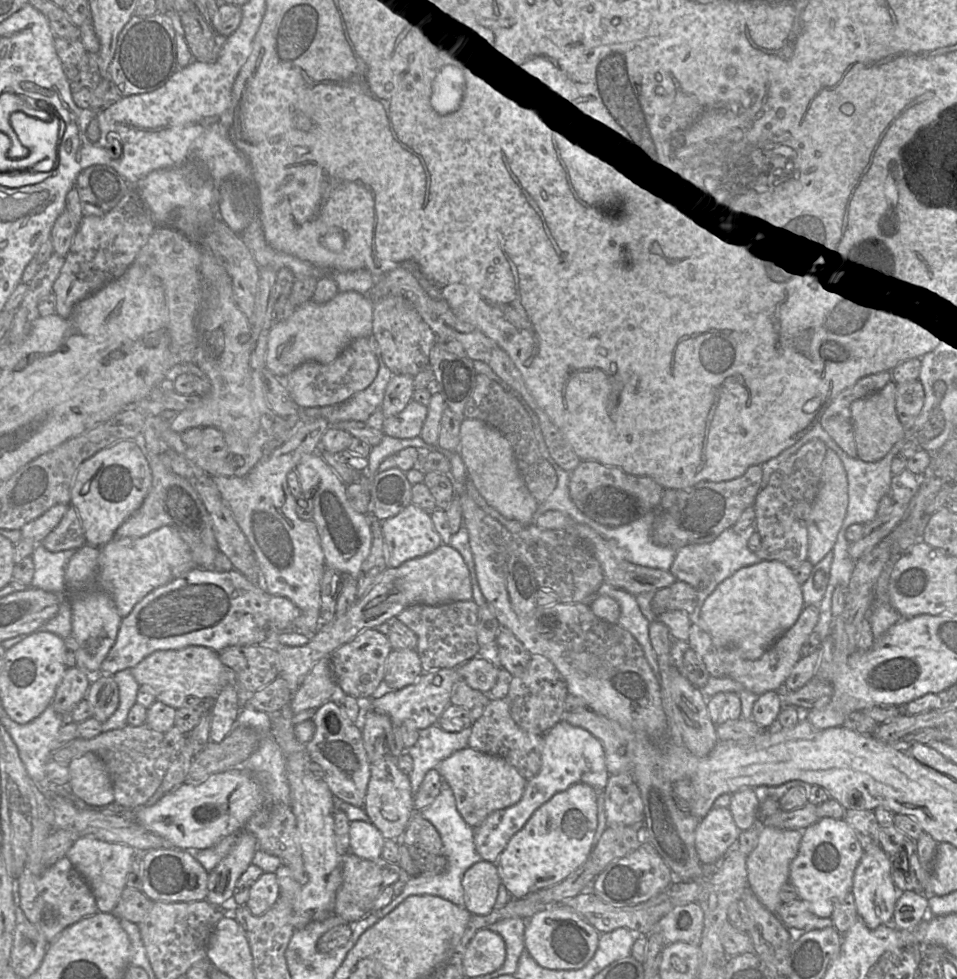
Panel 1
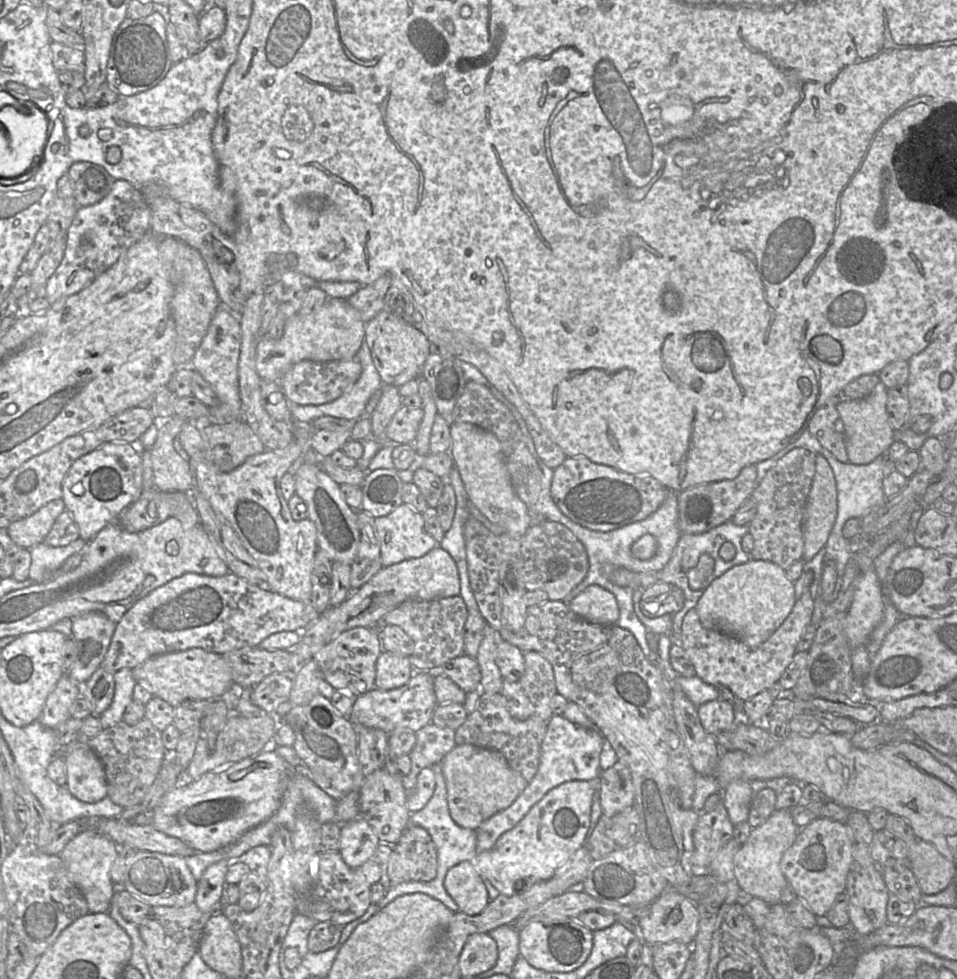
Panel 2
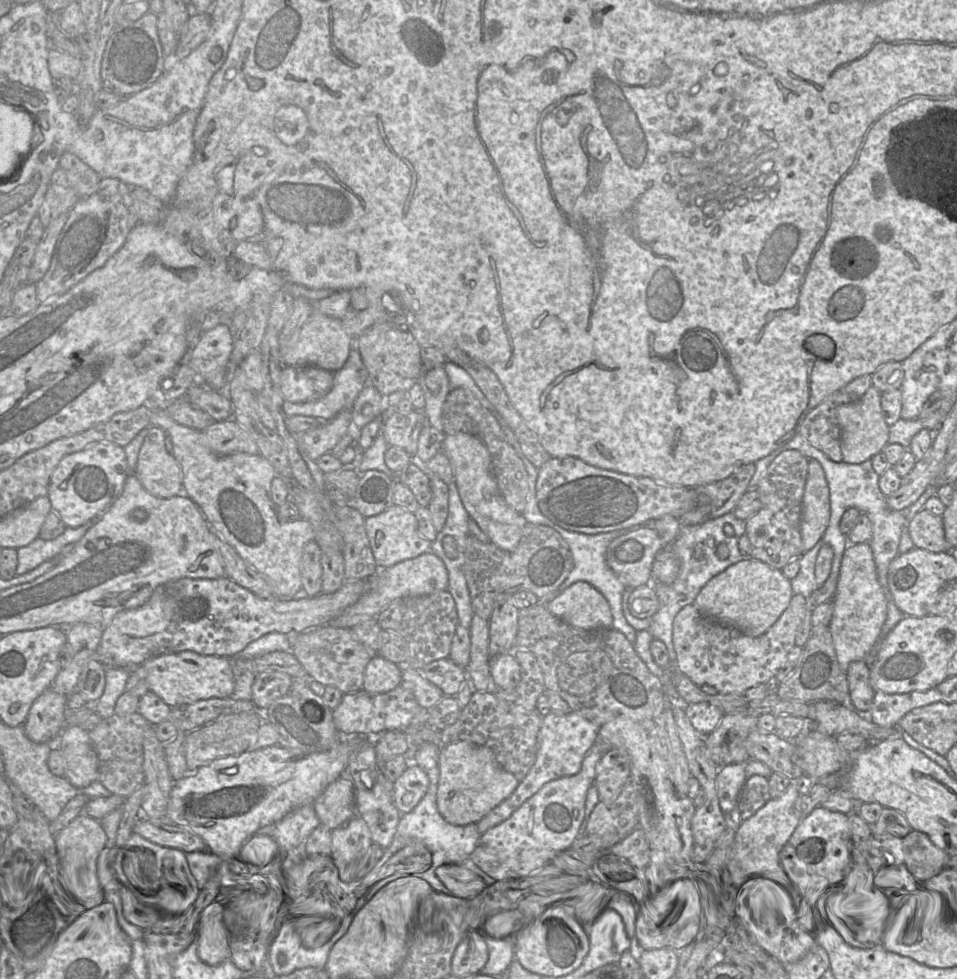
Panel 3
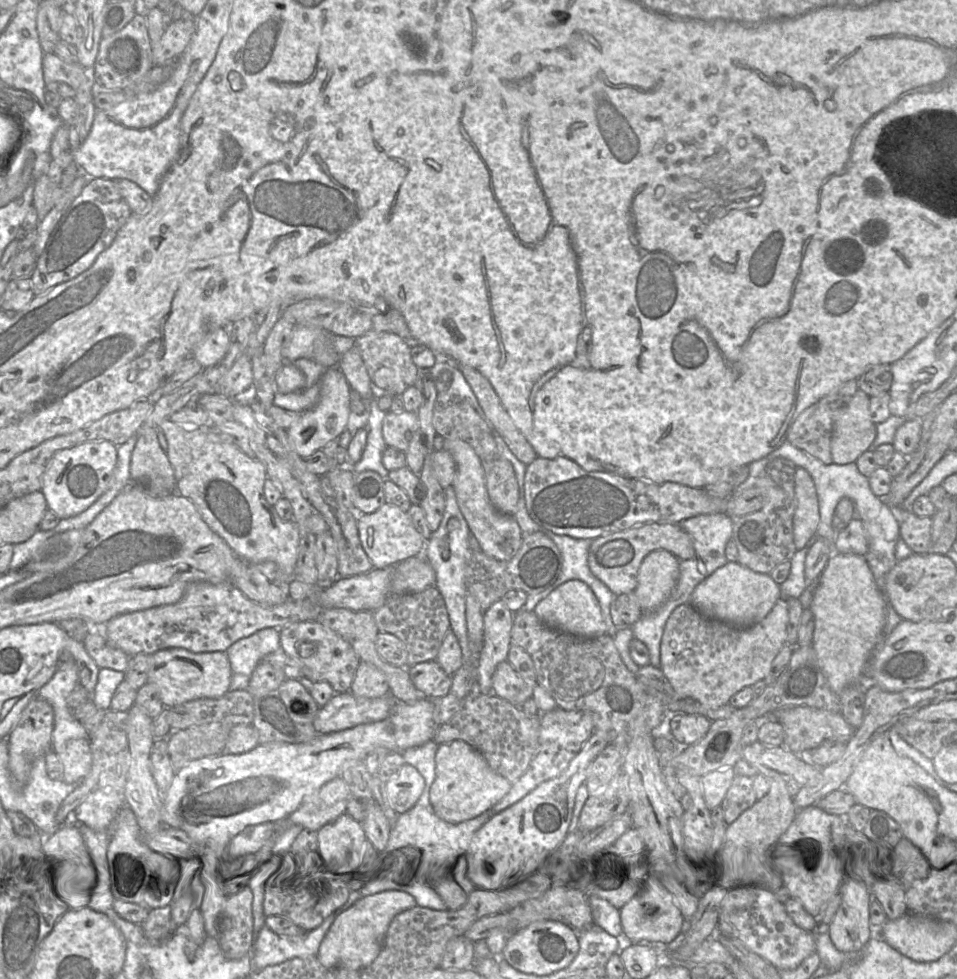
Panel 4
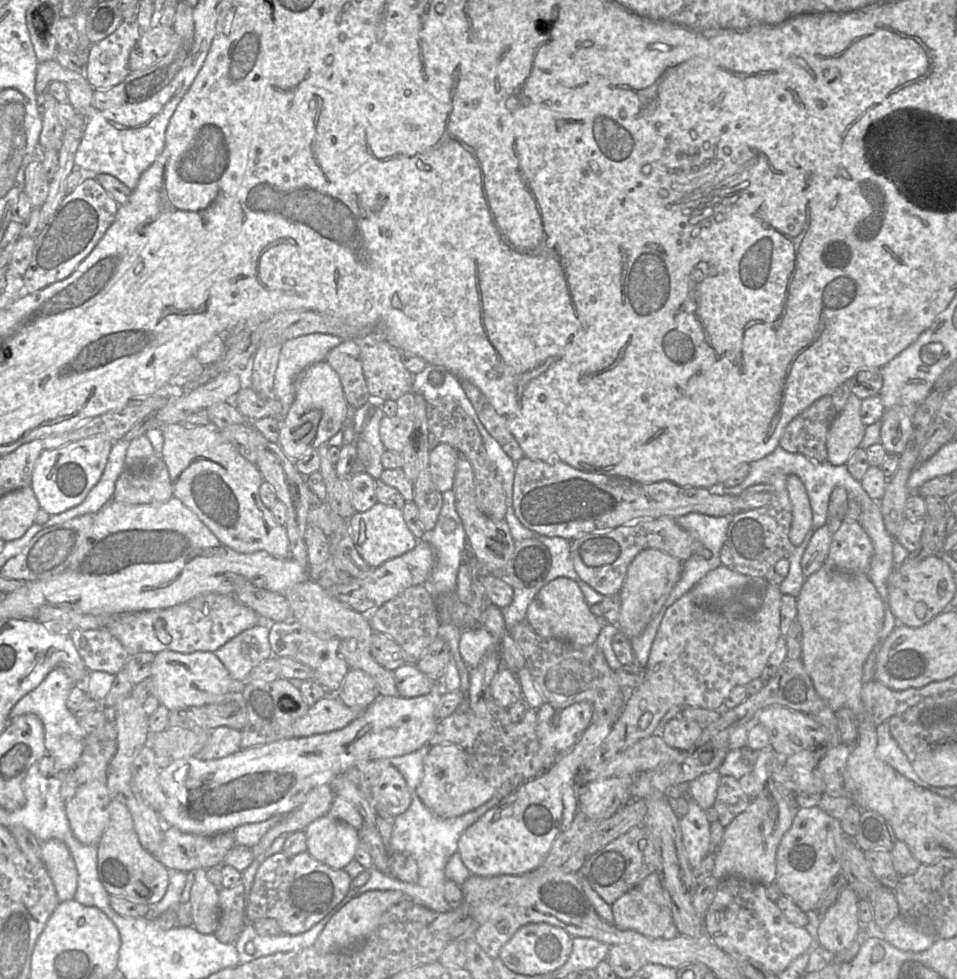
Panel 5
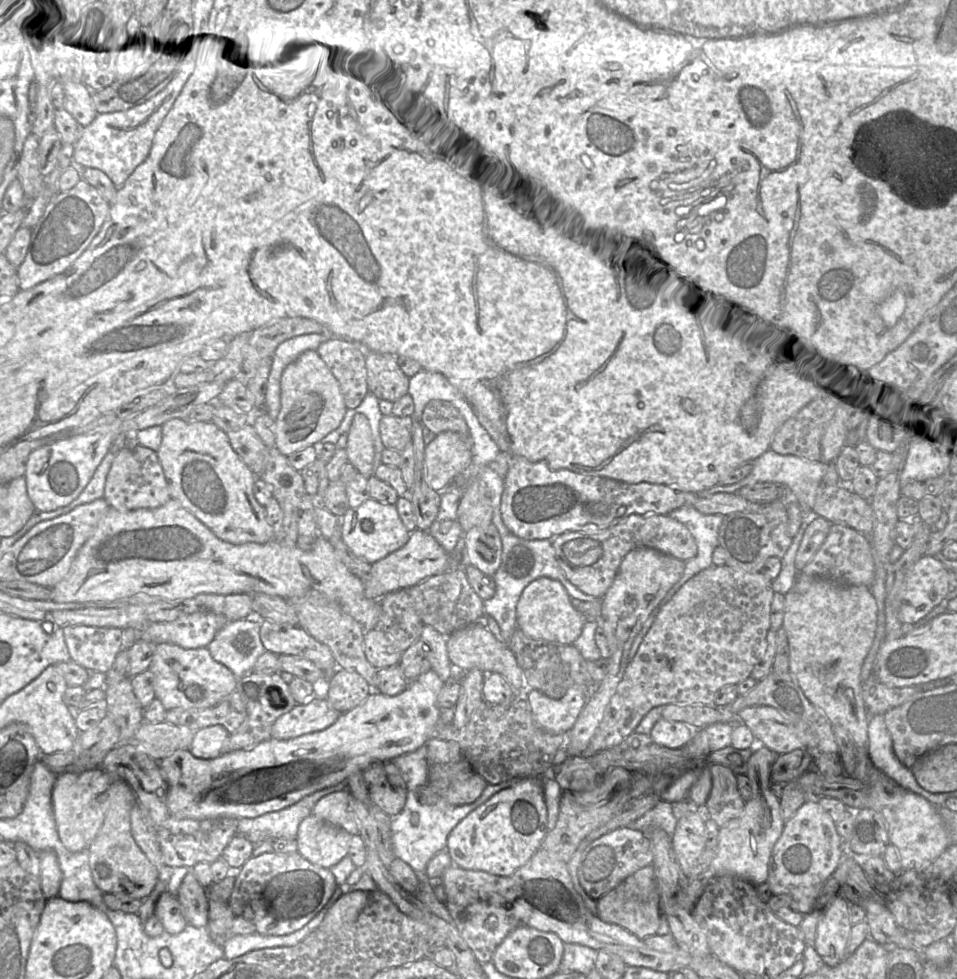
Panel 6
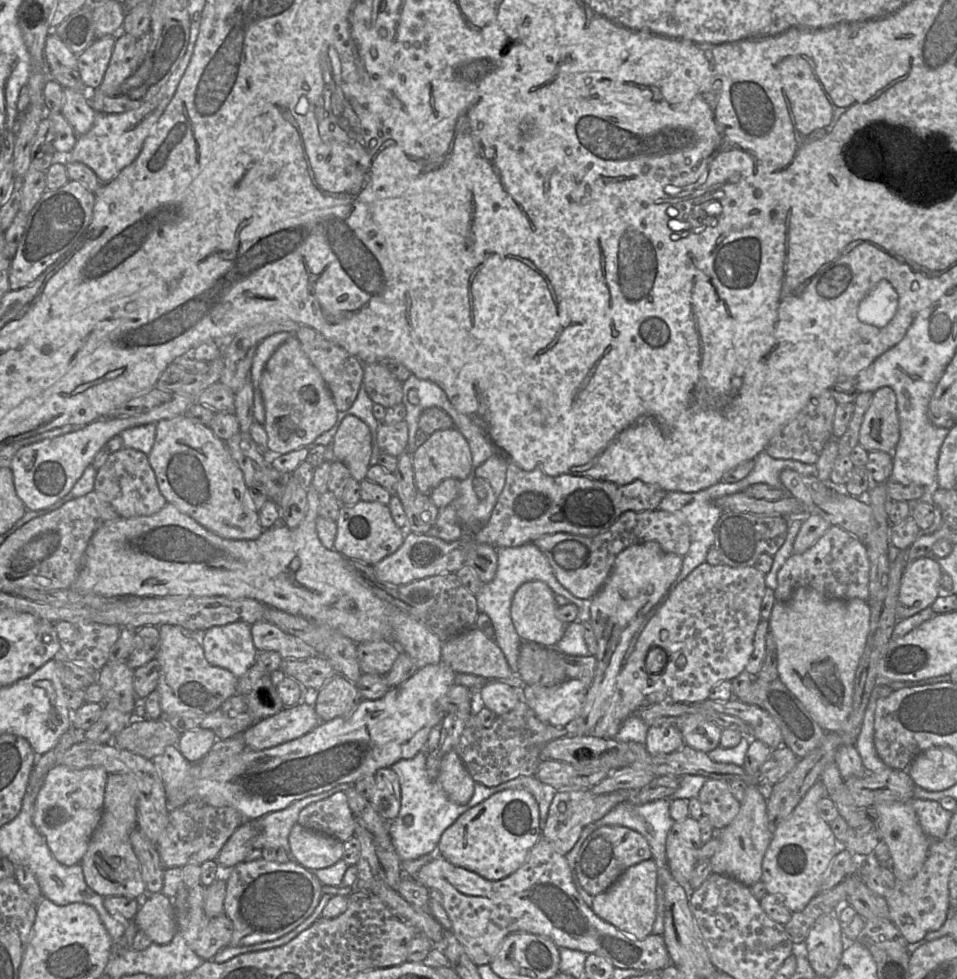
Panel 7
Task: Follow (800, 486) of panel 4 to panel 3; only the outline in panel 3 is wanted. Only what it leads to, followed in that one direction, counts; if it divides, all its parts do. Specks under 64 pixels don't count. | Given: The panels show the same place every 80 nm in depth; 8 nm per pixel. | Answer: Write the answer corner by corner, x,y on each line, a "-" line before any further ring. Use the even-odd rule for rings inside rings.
809,460
800,523
803,554
821,540
830,520
830,490
824,469
817,460

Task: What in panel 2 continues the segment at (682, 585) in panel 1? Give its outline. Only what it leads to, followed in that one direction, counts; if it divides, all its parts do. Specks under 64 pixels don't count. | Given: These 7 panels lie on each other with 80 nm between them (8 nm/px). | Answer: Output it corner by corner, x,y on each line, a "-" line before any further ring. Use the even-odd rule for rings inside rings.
658,582
644,590
640,610
648,618
673,615
683,608
684,600
684,593
679,587

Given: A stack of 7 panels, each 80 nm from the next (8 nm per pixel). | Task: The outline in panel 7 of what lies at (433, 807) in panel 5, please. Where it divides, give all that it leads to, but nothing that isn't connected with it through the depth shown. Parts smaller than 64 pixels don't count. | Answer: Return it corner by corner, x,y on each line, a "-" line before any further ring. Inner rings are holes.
453,749
443,756
436,781
448,798
457,804
470,801
476,784

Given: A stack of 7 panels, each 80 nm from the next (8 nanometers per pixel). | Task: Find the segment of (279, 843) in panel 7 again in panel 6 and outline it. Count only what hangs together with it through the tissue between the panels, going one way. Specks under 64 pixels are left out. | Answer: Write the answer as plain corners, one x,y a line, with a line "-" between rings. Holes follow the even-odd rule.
346,784
314,792
279,811
266,813
256,818
241,818
238,821
236,834
244,836
254,844
251,857
262,855
273,840
295,839
299,824
311,815
317,801
342,790
347,790

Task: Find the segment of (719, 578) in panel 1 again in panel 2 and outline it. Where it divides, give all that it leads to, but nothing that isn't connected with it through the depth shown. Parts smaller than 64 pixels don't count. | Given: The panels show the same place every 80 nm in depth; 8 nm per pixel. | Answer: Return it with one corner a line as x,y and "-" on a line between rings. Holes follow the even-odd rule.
728,520
721,525
701,534
682,534
679,538
678,544
674,550
673,556
668,562
668,564
664,567
664,569
659,573
660,582
670,583
677,587
679,587
685,596
684,606
683,608
673,614
672,619
672,632
671,639
673,642
680,642
680,632
681,632
681,624
685,614
692,608
696,608
697,602
703,595
704,591
707,587
718,577
726,573
729,569
745,564
749,562
752,557
746,553
742,548
742,539
743,537
749,533
748,525
736,525
732,520
-
729,542
735,547
735,556
732,560
725,561
719,555
719,550
721,546
725,543
-
706,554
714,559
715,566
714,571
710,577
706,579
706,581
702,584
700,589
692,589
688,572
695,568
698,564
699,558

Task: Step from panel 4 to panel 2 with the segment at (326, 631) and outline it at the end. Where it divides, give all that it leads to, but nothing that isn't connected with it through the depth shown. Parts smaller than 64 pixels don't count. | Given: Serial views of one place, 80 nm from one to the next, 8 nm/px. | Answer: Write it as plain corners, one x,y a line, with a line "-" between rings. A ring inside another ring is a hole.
356,627
341,633
336,639
321,648
314,656
324,680
335,690
341,689
357,697
375,689
376,662
383,652
380,632
370,627

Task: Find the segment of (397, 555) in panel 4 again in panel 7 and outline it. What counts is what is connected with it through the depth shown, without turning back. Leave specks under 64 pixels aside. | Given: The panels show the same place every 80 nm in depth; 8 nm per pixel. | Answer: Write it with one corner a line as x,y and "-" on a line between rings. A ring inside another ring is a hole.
360,500
351,506
343,505
336,524
337,533
333,549
347,559
359,560
368,565
375,565
398,550
407,533
396,525
389,507
378,502

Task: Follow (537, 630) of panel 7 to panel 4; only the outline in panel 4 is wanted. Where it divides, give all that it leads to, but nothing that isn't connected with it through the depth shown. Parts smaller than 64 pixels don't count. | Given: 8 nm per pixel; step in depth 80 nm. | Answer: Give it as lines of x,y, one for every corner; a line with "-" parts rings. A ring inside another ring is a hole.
569,580
551,589
537,601
533,611
544,624
575,636
594,638
607,633
595,594
580,580

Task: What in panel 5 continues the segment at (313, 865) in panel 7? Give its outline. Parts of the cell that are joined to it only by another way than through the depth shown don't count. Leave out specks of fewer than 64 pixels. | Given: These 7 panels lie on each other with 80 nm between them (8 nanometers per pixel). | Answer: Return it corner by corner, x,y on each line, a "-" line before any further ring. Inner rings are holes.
327,814
311,822
304,832
306,851
319,862
343,869
354,859
359,831
346,822

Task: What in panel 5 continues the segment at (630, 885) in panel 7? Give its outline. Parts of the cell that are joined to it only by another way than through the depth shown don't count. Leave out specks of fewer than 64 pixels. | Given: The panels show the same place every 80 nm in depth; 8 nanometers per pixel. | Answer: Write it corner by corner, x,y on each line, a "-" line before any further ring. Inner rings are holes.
648,875
636,888
622,895
611,904
614,925
632,930
649,938
663,938
666,929
673,924
671,907
659,875

